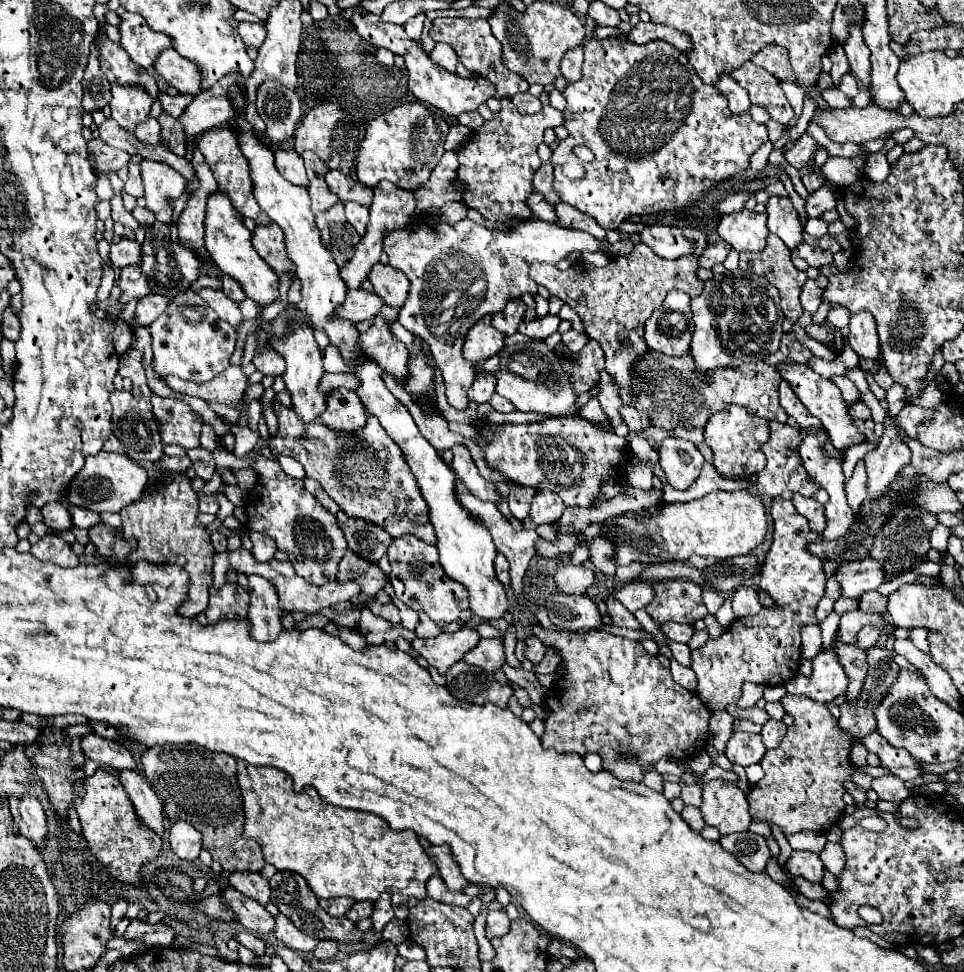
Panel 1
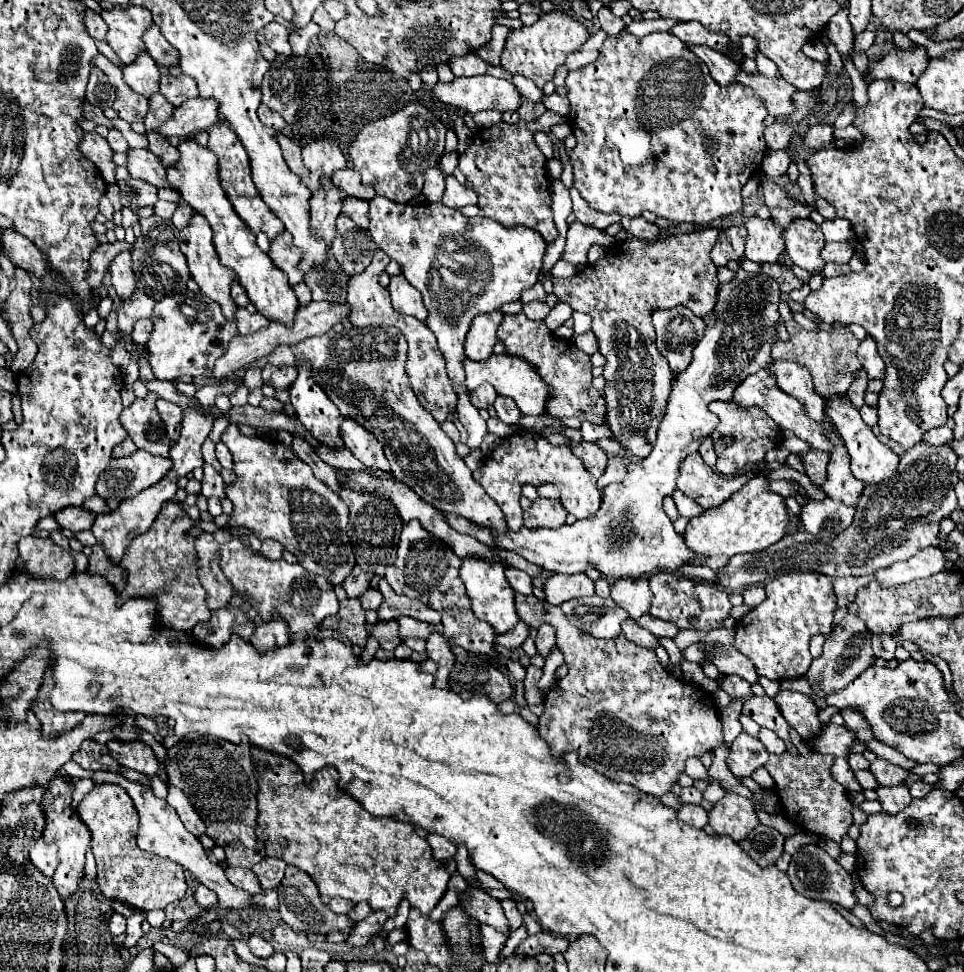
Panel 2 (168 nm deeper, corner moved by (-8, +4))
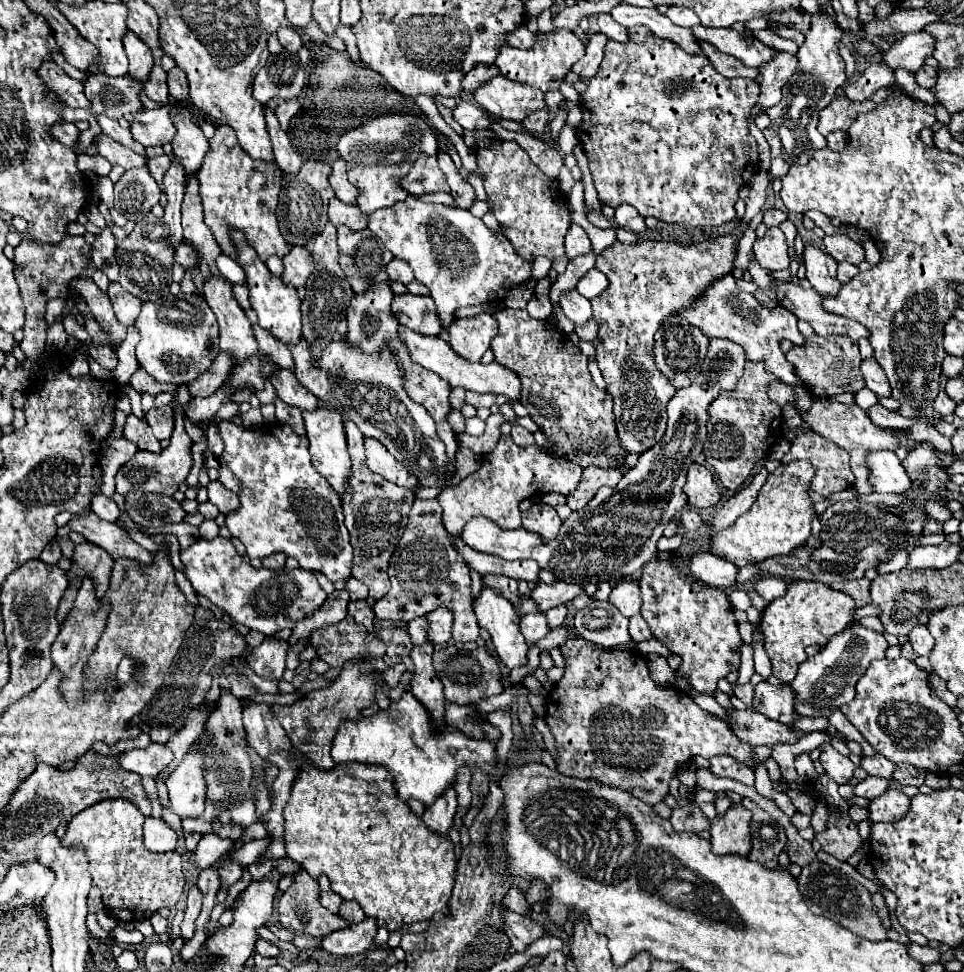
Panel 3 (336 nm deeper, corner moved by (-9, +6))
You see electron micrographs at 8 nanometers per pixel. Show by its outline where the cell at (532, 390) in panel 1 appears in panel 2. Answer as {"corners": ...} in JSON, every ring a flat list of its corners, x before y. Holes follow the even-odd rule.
{"corners":[[501,353,501,355,491,355,485,361,465,359,463,371,465,371,465,381,463,381,465,389,473,391,485,381,485,383,491,383,499,395,513,399,523,415,545,413,545,397,549,395,549,387,545,385,545,381,541,381,541,377,537,377,537,373,533,373,533,365,529,365,527,361,521,361,521,357,509,357]]}

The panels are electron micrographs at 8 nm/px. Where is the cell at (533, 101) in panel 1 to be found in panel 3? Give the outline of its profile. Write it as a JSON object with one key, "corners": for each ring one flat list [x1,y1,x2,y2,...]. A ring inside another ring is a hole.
{"corners":[[534,111,534,115,528,115,522,123,524,123,524,127,530,131,530,135,540,137,540,135,546,131,548,121,550,121,548,111]]}

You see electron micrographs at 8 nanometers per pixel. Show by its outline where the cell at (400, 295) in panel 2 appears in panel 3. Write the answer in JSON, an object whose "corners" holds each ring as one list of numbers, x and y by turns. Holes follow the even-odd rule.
{"corners":[[408,291,402,295,394,295,392,311,404,327,422,335,440,335,440,321,432,297,412,295]]}

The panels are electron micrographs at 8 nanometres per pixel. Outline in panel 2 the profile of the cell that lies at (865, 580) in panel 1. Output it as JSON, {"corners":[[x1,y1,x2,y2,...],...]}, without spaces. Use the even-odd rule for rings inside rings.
{"corners":[[933,547,933,549,923,549,921,553,909,557,907,561,901,563,893,563,891,567,885,567,881,571,875,573,877,581,881,581,883,585,897,585,897,583,909,583,915,579,923,579,923,577,931,577,939,571,945,569,945,555,941,549]]}

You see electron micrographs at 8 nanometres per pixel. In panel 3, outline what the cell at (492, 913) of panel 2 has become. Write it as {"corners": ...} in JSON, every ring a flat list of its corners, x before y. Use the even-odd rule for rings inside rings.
{"corners":[[502,909,502,917,506,919,506,935,510,939,510,945,516,951,524,951,534,939,544,935,542,925,538,925,536,921,528,919,528,917,516,915,506,909]]}

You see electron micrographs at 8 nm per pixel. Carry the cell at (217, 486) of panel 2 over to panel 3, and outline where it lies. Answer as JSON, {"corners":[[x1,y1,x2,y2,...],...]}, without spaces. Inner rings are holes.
{"corners":[[220,481,208,483,208,501,214,503,220,509,220,513,224,513,224,515,238,507,238,495,228,491]]}

